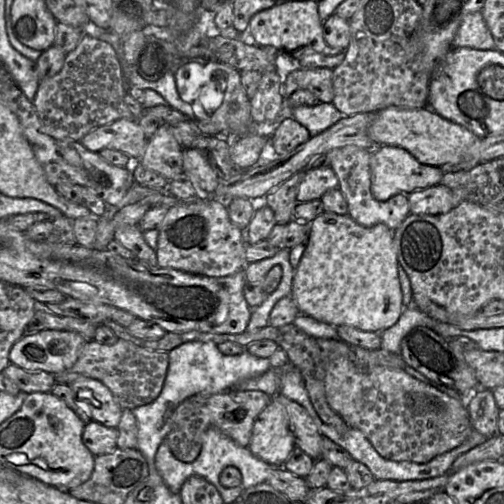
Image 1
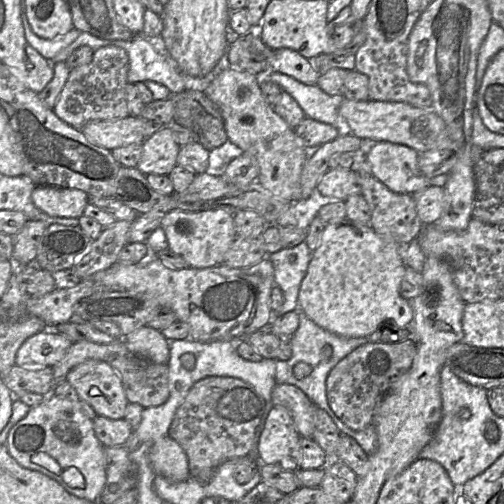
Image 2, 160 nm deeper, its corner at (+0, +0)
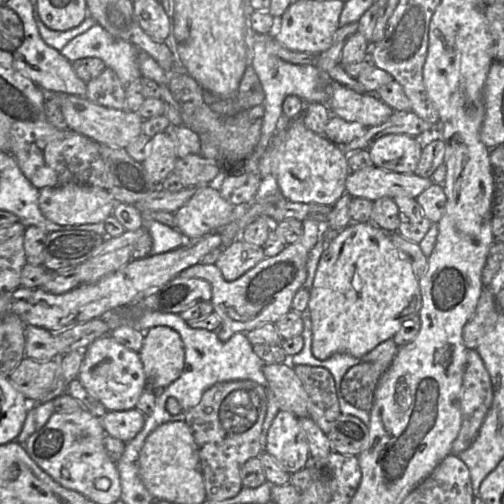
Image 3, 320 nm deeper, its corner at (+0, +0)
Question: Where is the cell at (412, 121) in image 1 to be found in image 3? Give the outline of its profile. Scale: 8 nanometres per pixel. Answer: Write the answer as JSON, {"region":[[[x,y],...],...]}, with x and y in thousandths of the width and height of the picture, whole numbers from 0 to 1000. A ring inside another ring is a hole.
{"region":[[[657,167],[651,214],[665,230],[732,254],[768,240],[782,218],[744,185],[708,185],[681,171]]]}

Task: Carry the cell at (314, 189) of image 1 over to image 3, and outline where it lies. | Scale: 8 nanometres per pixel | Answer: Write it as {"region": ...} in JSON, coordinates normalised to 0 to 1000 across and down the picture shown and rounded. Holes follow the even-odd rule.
{"region":[[[750,331],[698,339],[685,361],[687,385],[698,393],[744,399],[790,389],[825,395],[861,361],[823,343],[796,345]]]}

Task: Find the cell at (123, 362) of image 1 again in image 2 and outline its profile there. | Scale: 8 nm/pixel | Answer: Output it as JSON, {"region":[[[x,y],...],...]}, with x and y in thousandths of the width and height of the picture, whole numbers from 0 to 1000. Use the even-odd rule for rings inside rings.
{"region":[[[246,669],[216,683],[159,677],[145,679],[129,708],[105,728],[109,766],[133,752],[135,740],[173,714],[198,714],[218,722],[236,742],[254,798],[292,808],[325,802],[337,782],[333,722],[312,722],[260,698]]]}

